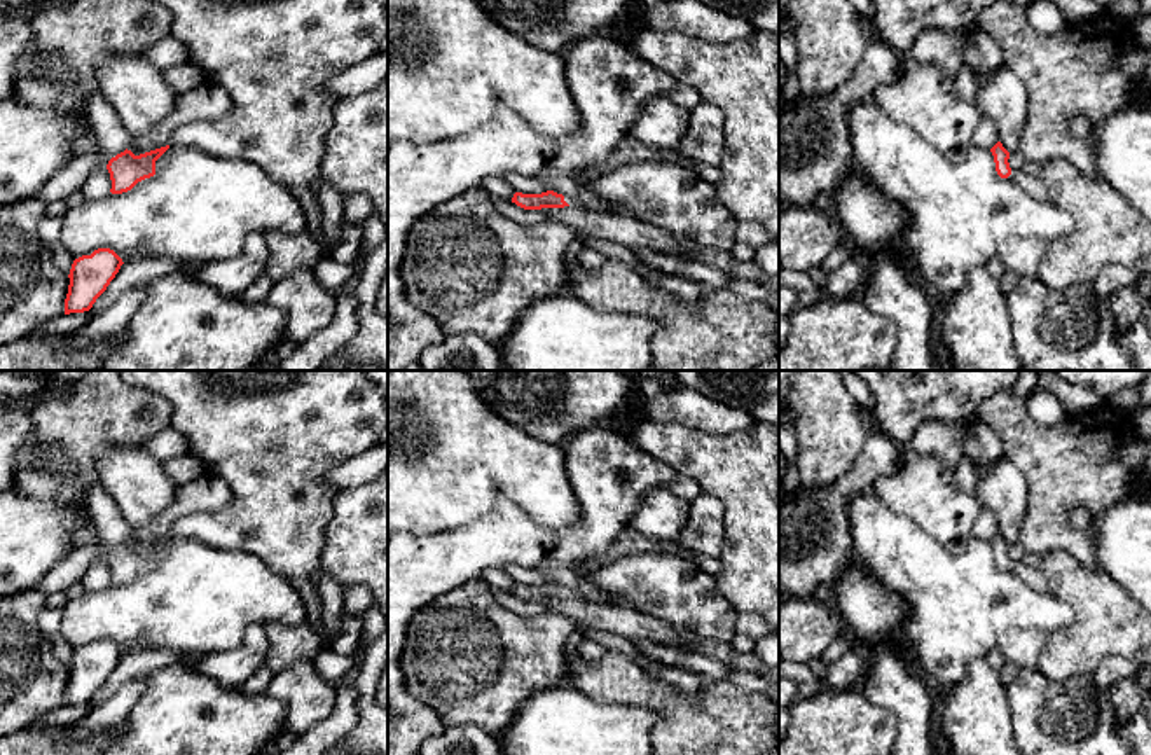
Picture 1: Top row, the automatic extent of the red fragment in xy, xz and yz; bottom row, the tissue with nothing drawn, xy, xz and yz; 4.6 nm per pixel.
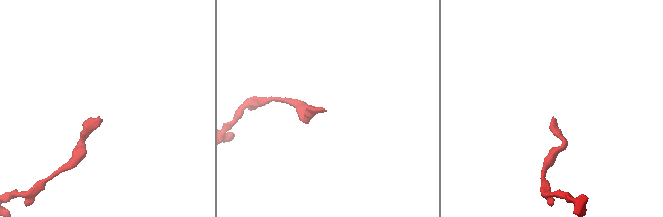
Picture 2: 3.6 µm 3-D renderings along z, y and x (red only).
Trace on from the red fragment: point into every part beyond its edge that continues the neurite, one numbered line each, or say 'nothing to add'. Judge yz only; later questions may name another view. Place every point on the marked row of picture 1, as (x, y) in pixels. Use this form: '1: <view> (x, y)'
nothing to add

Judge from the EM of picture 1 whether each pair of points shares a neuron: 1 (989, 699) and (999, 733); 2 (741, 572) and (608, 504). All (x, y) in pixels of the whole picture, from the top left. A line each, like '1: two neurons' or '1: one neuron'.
1: one neuron
2: two neurons

